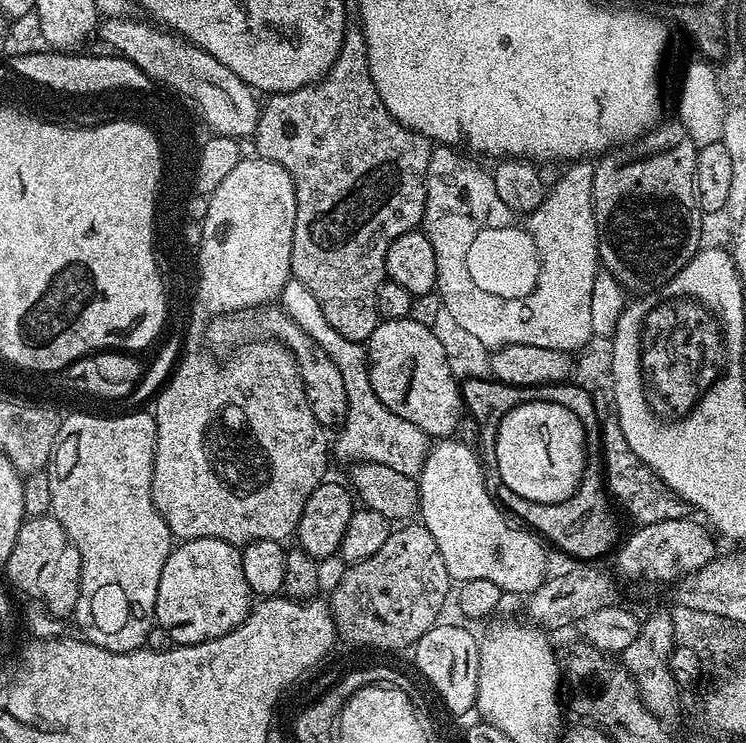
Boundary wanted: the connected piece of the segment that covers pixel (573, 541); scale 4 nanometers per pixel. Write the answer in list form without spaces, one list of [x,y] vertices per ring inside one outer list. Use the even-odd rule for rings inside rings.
[[[585,471],[579,490],[561,504],[539,504],[530,502],[521,496],[508,494],[505,495],[505,500],[502,500],[503,507],[521,525],[527,526],[537,537],[543,538],[549,545],[552,543],[554,547],[561,548],[566,555],[577,556],[580,559],[577,561],[580,562],[599,561],[596,560],[599,556],[606,555],[608,551],[611,553],[617,547],[621,536],[620,528],[616,525],[617,513],[614,511],[613,501],[606,491],[606,484],[601,473],[596,472]]]

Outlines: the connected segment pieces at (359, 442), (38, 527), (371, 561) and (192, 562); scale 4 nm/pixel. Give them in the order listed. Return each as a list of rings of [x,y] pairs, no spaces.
[[[350,416],[342,417],[339,425],[340,433],[334,436],[334,456],[347,462],[378,462],[382,466],[390,466],[390,470],[398,470],[398,474],[419,477],[420,465],[428,456],[429,437],[425,436],[414,422],[406,422],[406,418],[393,416]]]
[[[49,514],[25,519],[18,530],[6,571],[9,578],[25,592],[25,597],[44,602],[56,616],[68,618],[75,613],[80,597],[80,555],[55,516]]]
[[[408,522],[397,528],[400,528],[397,532],[384,536],[380,548],[347,569],[330,599],[337,633],[368,648],[411,649],[422,634],[436,627],[440,611],[447,600],[449,603],[454,588],[446,562],[438,554],[434,534],[420,522]]]
[[[218,538],[186,540],[173,547],[158,582],[155,623],[170,634],[176,646],[222,638],[248,617],[254,594],[242,572],[240,553],[237,545]]]

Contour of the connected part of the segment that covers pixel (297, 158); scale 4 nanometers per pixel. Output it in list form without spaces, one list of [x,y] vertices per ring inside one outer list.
[[[356,26],[349,27],[345,33],[340,58],[323,80],[317,80],[316,83],[307,84],[306,87],[293,92],[277,92],[269,95],[265,100],[268,101],[263,101],[260,121],[256,124],[254,133],[256,148],[260,151],[257,153],[263,159],[286,169],[292,175],[296,187],[296,234],[299,239],[295,241],[292,254],[292,275],[303,282],[306,290],[314,294],[314,298],[318,298],[318,306],[322,306],[322,314],[326,314],[326,322],[330,322],[330,326],[334,326],[334,330],[338,330],[342,338],[353,342],[366,342],[374,334],[376,325],[382,319],[378,310],[378,290],[384,285],[386,279],[386,256],[390,246],[402,234],[419,229],[424,219],[428,201],[428,163],[432,157],[433,141],[427,136],[418,134],[412,128],[399,124],[390,114],[390,110],[386,110],[376,89],[376,83],[372,81],[372,71],[368,69],[368,50],[364,46],[363,31]]]

